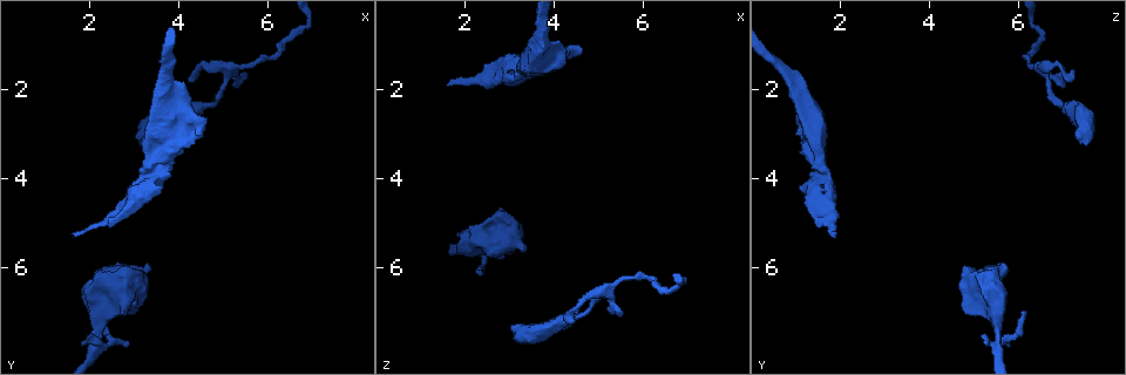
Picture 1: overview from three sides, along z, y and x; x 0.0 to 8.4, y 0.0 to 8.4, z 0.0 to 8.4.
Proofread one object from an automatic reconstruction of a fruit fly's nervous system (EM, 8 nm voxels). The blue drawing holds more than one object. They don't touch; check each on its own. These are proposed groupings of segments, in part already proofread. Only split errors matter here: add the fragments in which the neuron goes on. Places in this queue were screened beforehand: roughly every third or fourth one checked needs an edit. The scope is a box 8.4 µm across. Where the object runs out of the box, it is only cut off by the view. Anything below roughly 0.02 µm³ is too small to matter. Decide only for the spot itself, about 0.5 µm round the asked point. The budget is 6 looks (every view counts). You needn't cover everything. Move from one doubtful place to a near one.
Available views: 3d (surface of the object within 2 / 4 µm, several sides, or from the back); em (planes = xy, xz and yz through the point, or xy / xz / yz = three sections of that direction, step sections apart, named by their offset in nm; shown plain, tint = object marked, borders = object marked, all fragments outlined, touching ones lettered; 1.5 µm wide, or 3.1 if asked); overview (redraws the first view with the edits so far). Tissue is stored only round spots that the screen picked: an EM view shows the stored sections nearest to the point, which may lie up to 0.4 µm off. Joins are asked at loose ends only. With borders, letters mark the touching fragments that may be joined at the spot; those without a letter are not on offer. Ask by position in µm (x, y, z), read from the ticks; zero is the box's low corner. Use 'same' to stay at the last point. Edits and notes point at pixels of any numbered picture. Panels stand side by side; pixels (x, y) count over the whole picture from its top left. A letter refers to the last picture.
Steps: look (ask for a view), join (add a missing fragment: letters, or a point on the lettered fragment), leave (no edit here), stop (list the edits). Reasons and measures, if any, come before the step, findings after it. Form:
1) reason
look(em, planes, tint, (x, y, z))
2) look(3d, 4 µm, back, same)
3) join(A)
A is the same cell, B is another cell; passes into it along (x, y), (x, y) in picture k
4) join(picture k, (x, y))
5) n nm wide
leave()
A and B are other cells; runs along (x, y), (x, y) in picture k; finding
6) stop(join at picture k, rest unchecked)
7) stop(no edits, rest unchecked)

free end
look(3d, 2 µm, (2.90, 7.65, 5.80))

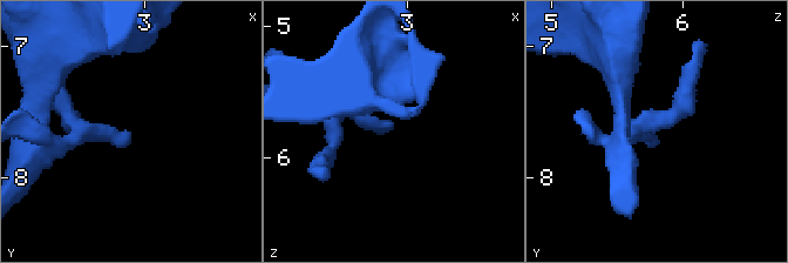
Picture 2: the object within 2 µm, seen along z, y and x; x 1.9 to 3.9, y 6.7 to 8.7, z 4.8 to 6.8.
look(em, xy, step 4, plain, (2.90, 7.70, 5.78))

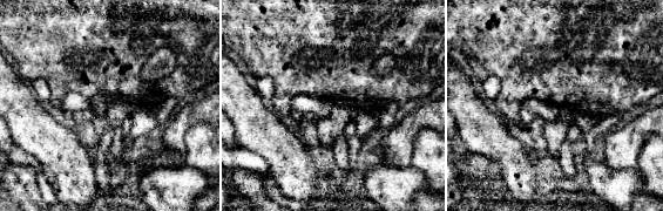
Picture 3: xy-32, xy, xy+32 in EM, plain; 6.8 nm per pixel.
what lies round it
look(em, xy, step 4, borders, same)

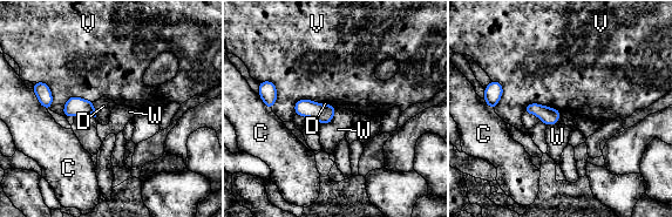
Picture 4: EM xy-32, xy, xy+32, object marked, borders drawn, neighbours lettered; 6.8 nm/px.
leave()
C, D, V and W are other cells; no lettered fragment goes on from it

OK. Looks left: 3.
an open end
look(3d, 4 µm, (1.65, 5.30, 1.90))

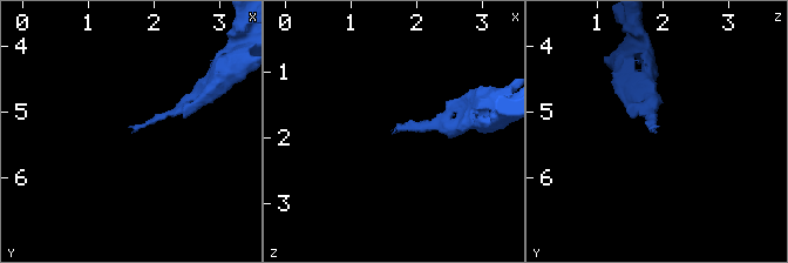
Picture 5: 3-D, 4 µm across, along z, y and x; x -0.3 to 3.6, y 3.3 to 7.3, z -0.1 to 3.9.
look(em, planes, borders, (1.65, 5.30, 1.85))

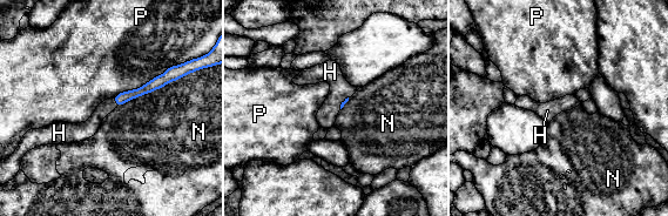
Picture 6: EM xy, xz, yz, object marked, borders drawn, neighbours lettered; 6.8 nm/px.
N touches over 550 nm
join(H)
H is the same cell, N and P are other cells; the neuron continues

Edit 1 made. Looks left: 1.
free end
look(em, planes, borders, (3.10, 3.15, 7.30))

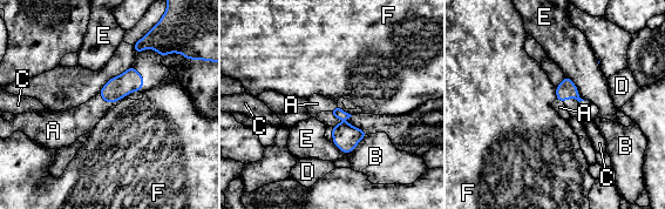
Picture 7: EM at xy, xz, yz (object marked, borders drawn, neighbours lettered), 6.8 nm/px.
join(A)
A is the same cell, B, C, D, E and F are other cells; passes into it along (116, 88), (104, 100), (81, 120) in picture 7; it goes on there

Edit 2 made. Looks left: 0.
stop(join at picture 6, join at picture 7, rest unchecked)

